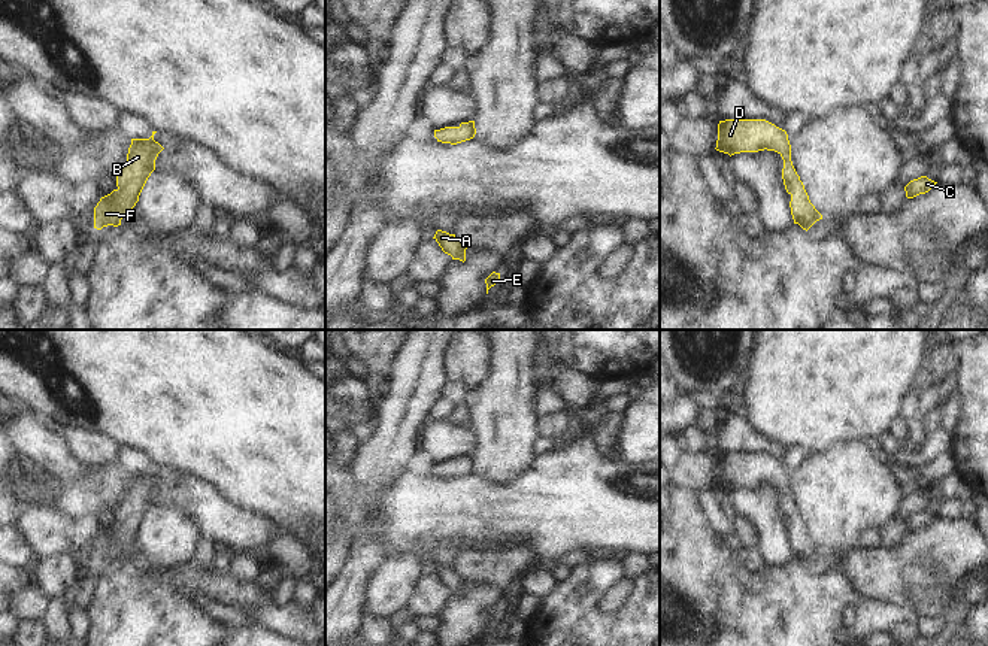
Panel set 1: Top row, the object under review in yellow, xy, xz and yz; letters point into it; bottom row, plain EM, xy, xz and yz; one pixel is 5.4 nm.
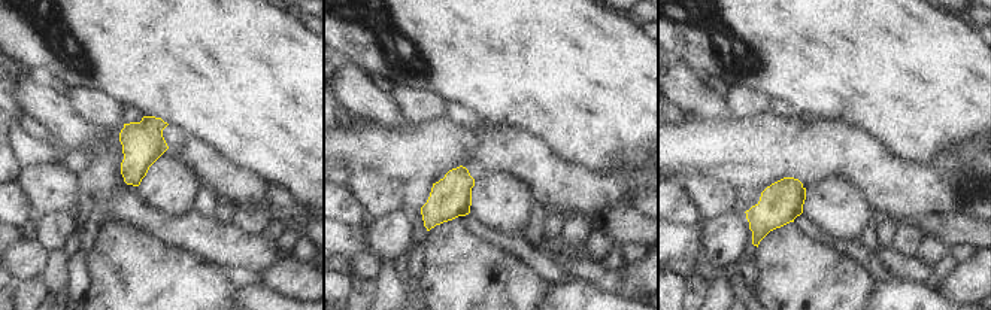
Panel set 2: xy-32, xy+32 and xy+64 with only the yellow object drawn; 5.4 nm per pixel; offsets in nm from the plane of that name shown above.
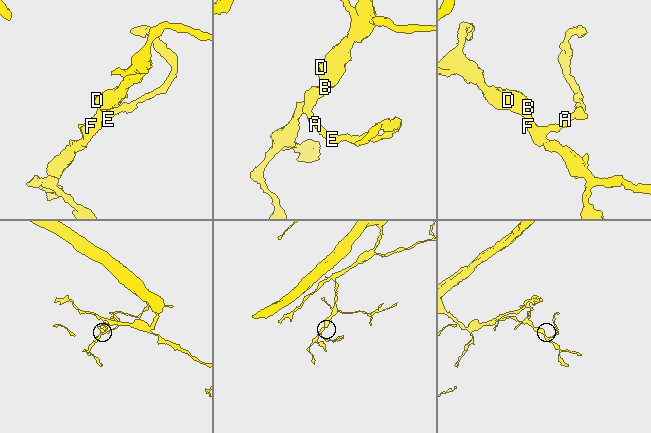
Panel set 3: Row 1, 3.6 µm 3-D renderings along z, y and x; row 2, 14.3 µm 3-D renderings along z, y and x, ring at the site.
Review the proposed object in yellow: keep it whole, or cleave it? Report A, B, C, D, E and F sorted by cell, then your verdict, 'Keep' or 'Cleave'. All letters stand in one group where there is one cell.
Groups: A B C D E F. Keep.

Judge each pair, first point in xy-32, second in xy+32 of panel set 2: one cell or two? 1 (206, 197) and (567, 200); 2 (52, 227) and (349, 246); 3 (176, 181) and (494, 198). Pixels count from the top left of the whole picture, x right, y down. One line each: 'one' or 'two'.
1: two
2: two
3: one

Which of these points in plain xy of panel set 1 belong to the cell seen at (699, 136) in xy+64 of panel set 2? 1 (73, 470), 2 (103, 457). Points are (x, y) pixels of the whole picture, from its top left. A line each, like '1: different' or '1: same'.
1: different
2: different

